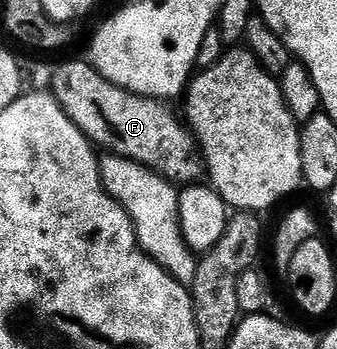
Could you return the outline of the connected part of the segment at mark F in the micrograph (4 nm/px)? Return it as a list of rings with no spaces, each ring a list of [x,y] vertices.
[[[73,59],[70,63],[65,63],[62,67],[54,66],[52,68],[52,84],[51,84],[51,94],[55,97],[55,101],[59,101],[59,105],[63,109],[63,113],[67,113],[67,117],[71,117],[71,121],[74,125],[80,129],[83,134],[89,138],[90,143],[96,145],[102,152],[108,153],[110,155],[117,155],[119,158],[129,159],[131,162],[135,162],[140,166],[146,167],[146,169],[151,170],[156,175],[161,175],[162,178],[168,179],[170,183],[174,185],[193,185],[198,182],[197,179],[202,178],[203,175],[203,160],[201,157],[200,150],[197,146],[197,141],[193,137],[192,131],[189,130],[188,126],[172,111],[170,104],[168,102],[159,99],[148,99],[145,95],[136,95],[131,93],[127,89],[123,89],[119,85],[115,85],[111,81],[107,81],[102,77],[100,73],[94,69],[92,62],[84,61],[85,63],[80,63],[79,60]]]

